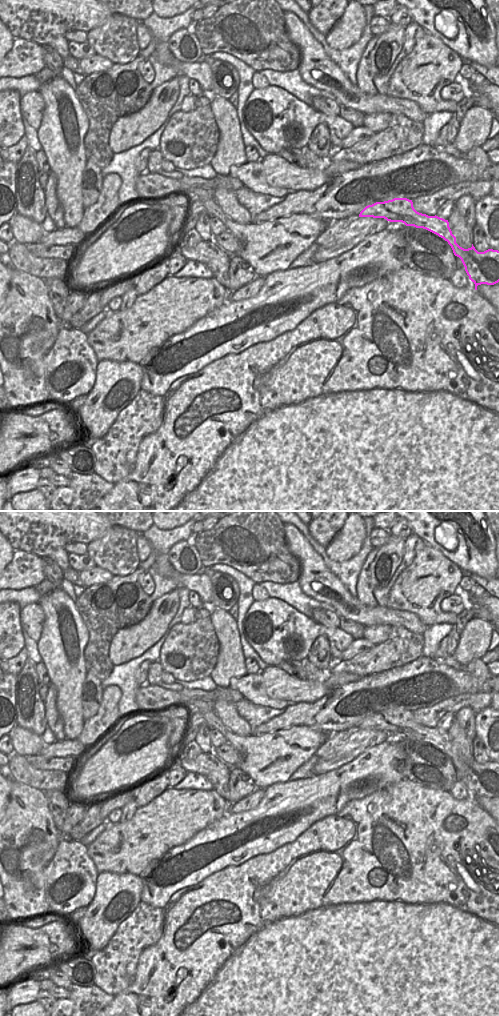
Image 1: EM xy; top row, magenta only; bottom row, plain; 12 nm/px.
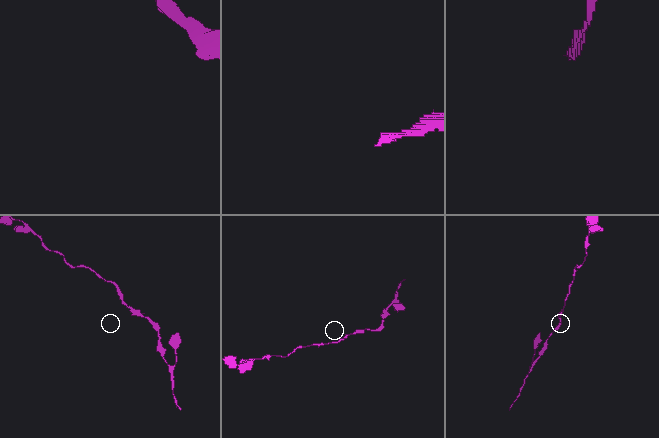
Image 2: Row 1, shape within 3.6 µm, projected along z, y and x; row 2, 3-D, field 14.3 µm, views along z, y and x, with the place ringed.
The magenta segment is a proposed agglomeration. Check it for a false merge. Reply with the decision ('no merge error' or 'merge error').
no merge error

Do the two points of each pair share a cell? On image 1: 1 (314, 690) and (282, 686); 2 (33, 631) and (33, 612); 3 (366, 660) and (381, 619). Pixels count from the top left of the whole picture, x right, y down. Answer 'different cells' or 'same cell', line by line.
1: same cell
2: same cell
3: different cells

